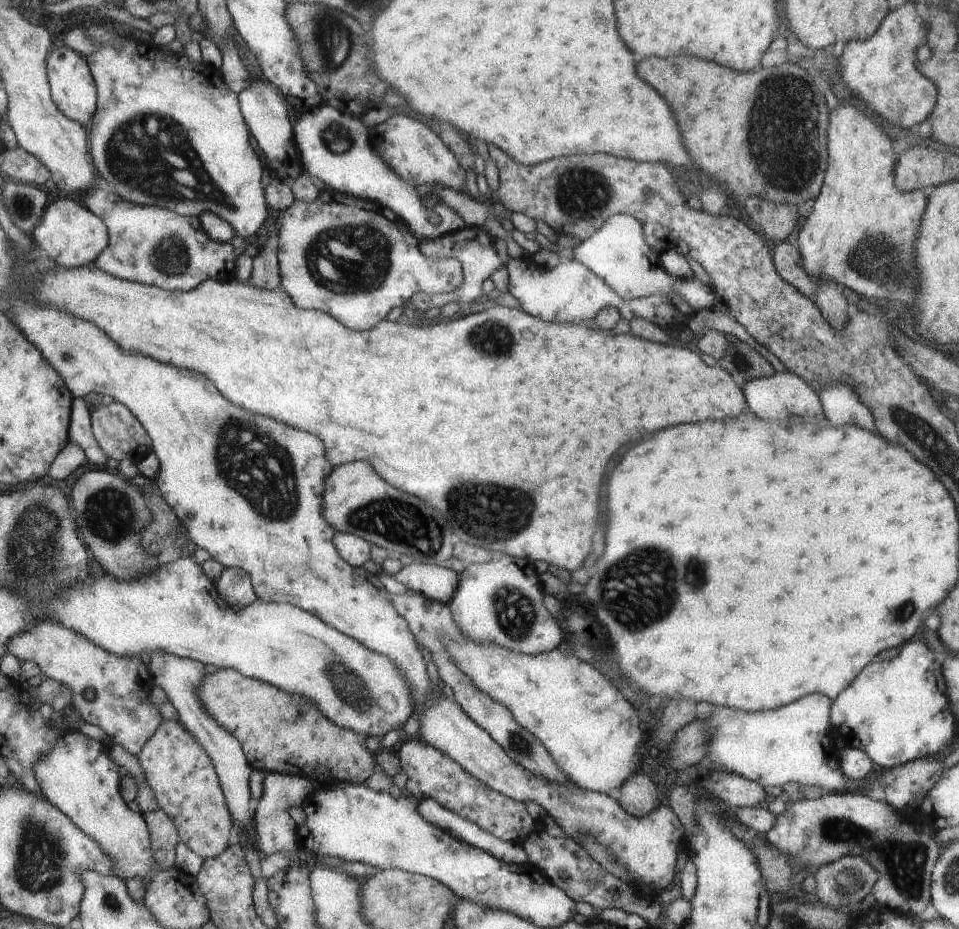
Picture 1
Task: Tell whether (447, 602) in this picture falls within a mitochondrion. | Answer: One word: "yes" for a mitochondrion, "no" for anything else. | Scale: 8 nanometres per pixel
no

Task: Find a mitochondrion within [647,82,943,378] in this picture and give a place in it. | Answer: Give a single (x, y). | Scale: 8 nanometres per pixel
(874, 251)

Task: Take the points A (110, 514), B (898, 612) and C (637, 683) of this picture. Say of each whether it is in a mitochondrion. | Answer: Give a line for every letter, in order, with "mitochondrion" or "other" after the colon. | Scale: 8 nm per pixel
A: mitochondrion
B: mitochondrion
C: other

